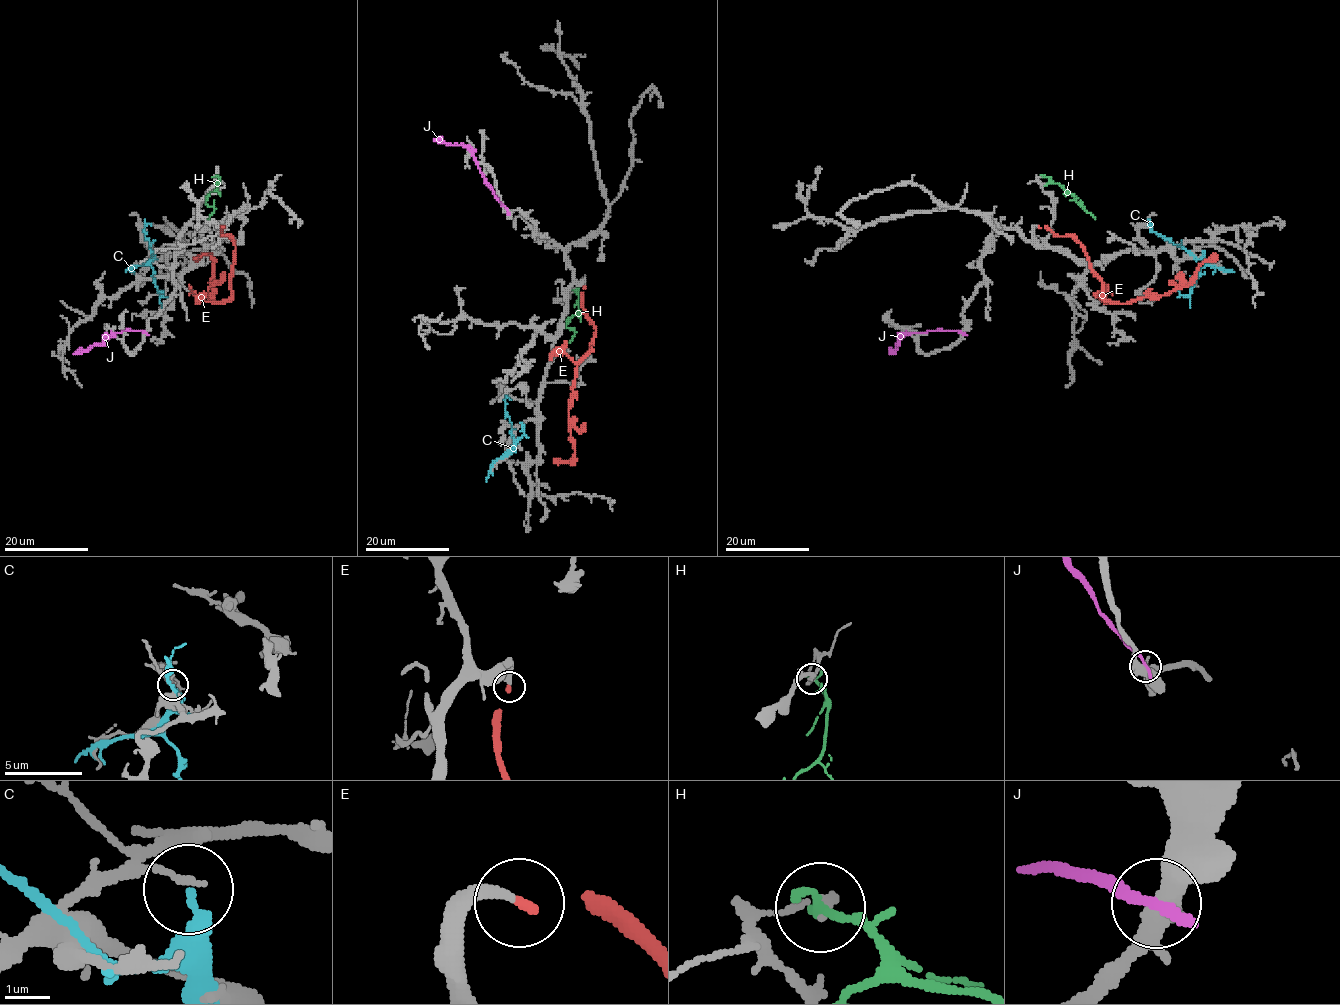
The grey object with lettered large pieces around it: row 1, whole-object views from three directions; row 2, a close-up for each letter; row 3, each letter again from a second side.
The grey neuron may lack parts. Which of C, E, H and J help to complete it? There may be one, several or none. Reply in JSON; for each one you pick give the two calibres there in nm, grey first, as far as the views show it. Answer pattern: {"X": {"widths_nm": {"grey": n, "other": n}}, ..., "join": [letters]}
{"E": {"widths_nm": {"grey": 360, "other": 170}}, "join": ["E"]}

